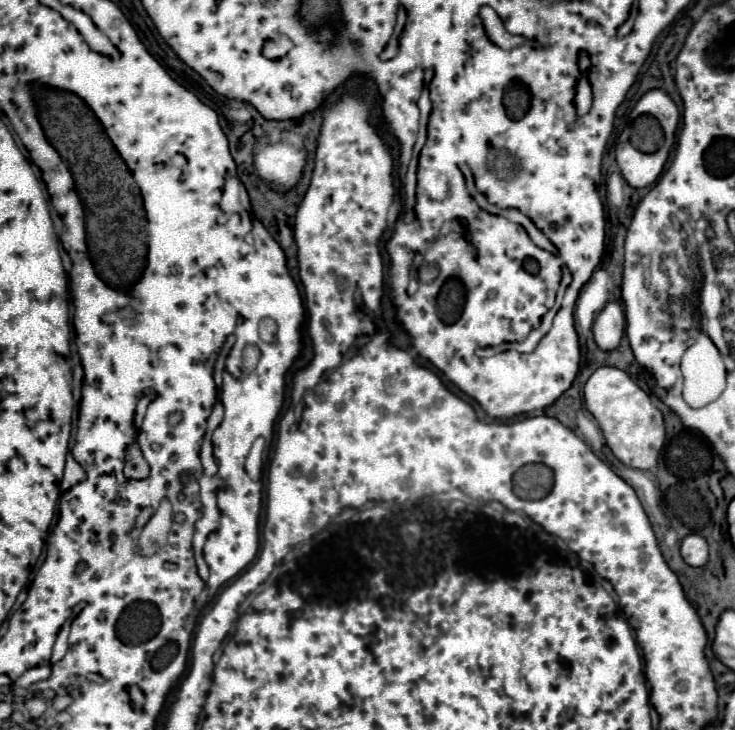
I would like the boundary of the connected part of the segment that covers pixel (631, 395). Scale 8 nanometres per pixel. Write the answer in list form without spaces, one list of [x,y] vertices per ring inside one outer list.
[[[599,367],[585,385],[585,405],[597,419],[607,447],[627,467],[651,471],[661,459],[666,429],[661,411],[651,403],[649,395],[637,387],[631,377],[615,367]]]

